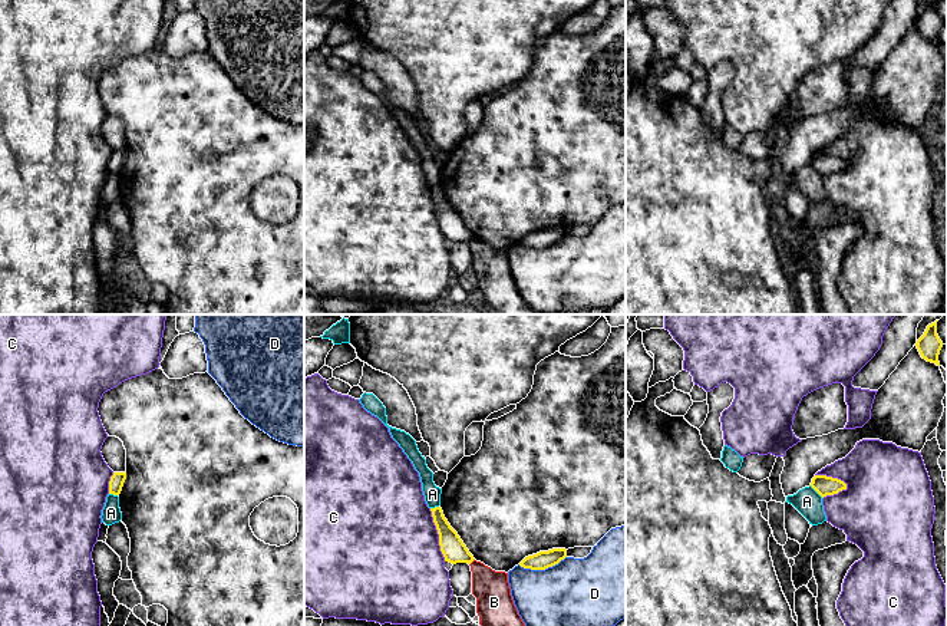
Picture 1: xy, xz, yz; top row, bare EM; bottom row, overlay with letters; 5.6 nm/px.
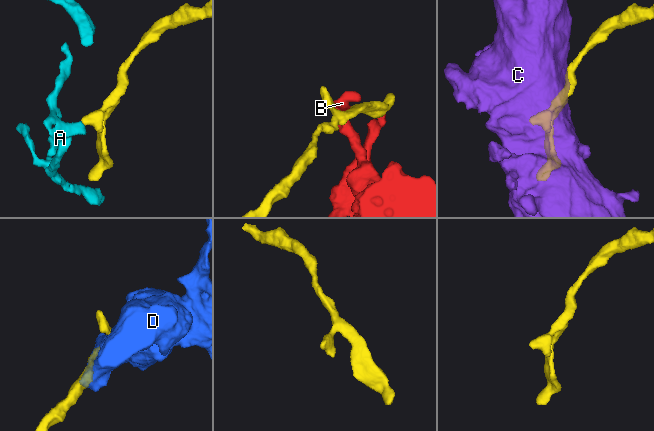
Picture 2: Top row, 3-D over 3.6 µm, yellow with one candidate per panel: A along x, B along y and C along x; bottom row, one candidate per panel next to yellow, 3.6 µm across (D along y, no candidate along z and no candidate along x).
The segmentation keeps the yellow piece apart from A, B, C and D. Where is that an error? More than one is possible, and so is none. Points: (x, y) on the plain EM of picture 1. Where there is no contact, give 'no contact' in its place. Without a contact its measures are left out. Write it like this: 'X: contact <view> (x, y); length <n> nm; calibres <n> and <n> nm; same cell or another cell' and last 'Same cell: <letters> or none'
A: contact yz (817, 170); length 100 nm; calibres 110 and 150 nm; another cell
B: contact xz (472, 239); length 50 nm; calibres 140 and 200 nm; another cell
C: contact yz (831, 155); length 200 nm; calibres 110 and 360 nm; another cell
D: contact xz (541, 247); length 280 nm; calibres 100 and 420 nm; another cell
Same cell: none

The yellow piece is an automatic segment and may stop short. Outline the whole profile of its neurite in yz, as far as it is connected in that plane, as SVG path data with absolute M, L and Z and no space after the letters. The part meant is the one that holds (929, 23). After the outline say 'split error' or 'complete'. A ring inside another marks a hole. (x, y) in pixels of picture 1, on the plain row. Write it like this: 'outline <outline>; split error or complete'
outline M937 0L927 4L924 13L917 19L915 24L923 37L940 45L938 33L943 26L943 20L937 13Z; complete

